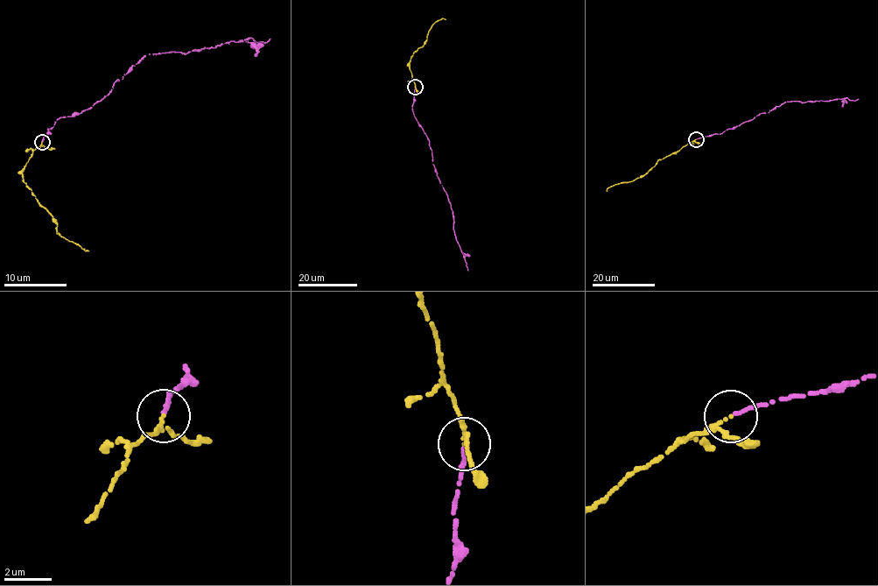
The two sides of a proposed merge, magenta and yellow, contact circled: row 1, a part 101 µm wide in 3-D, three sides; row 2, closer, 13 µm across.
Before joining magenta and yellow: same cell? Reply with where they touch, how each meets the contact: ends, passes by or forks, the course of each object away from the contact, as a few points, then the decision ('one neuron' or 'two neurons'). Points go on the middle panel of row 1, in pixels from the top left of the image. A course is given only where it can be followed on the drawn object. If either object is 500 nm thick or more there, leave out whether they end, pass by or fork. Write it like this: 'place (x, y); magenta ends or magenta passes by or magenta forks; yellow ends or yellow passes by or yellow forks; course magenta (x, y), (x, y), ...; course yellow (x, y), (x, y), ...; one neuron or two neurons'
place (415, 87); magenta ends; yellow passes by; course magenta (415, 87), (414, 116), (429, 140), (433, 164), (453, 212), (456, 239), (467, 270); course yellow (415, 87), (409, 67), (410, 58), (424, 45), (433, 24), (443, 17), (446, 19); one neuron

